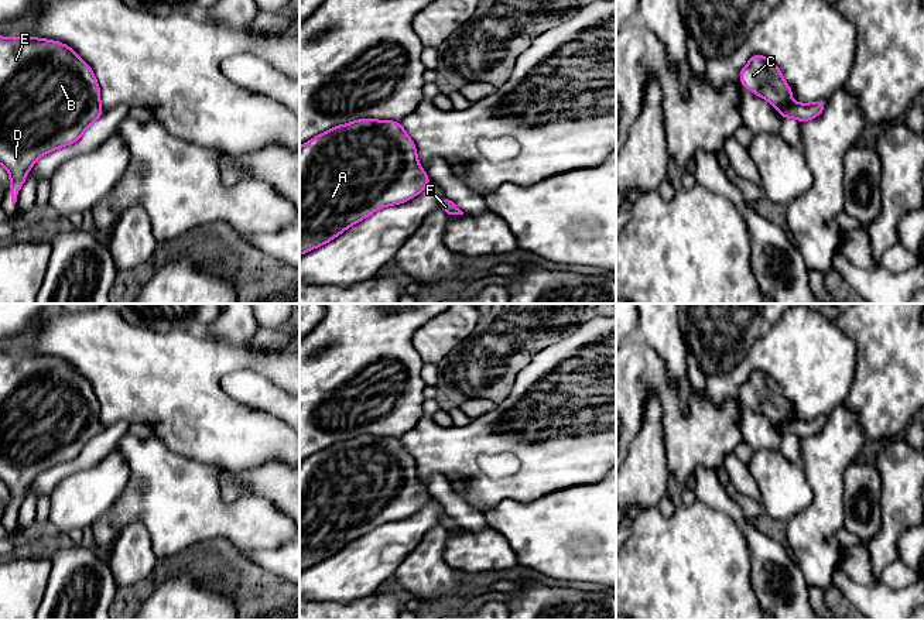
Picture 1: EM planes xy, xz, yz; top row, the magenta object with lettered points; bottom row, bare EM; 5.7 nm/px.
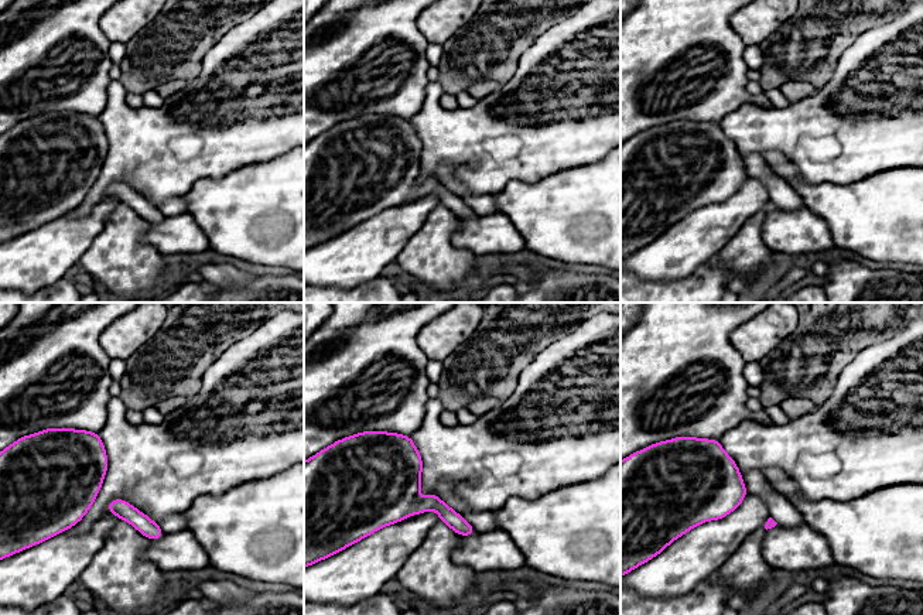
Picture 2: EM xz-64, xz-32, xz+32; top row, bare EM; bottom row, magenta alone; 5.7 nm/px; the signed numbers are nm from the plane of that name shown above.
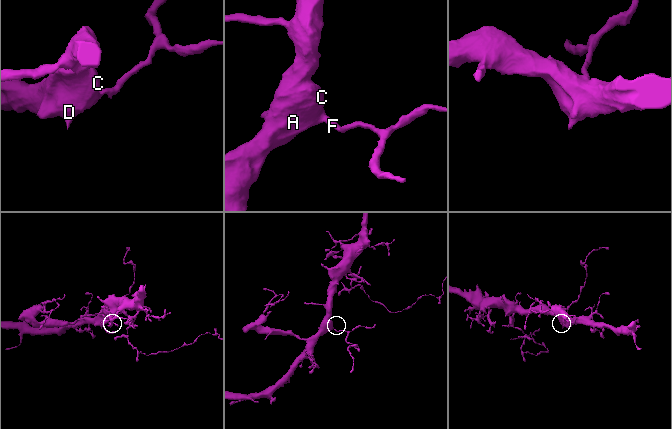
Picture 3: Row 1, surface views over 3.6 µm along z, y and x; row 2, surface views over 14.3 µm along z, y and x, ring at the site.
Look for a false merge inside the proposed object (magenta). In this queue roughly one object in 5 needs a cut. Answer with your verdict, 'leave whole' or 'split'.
leave whole

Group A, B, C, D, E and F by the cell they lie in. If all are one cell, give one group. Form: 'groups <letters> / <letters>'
groups A B C D E F

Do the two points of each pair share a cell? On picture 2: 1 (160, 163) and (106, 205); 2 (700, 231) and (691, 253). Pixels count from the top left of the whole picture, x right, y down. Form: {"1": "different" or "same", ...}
{"1": "different", "2": "same"}

